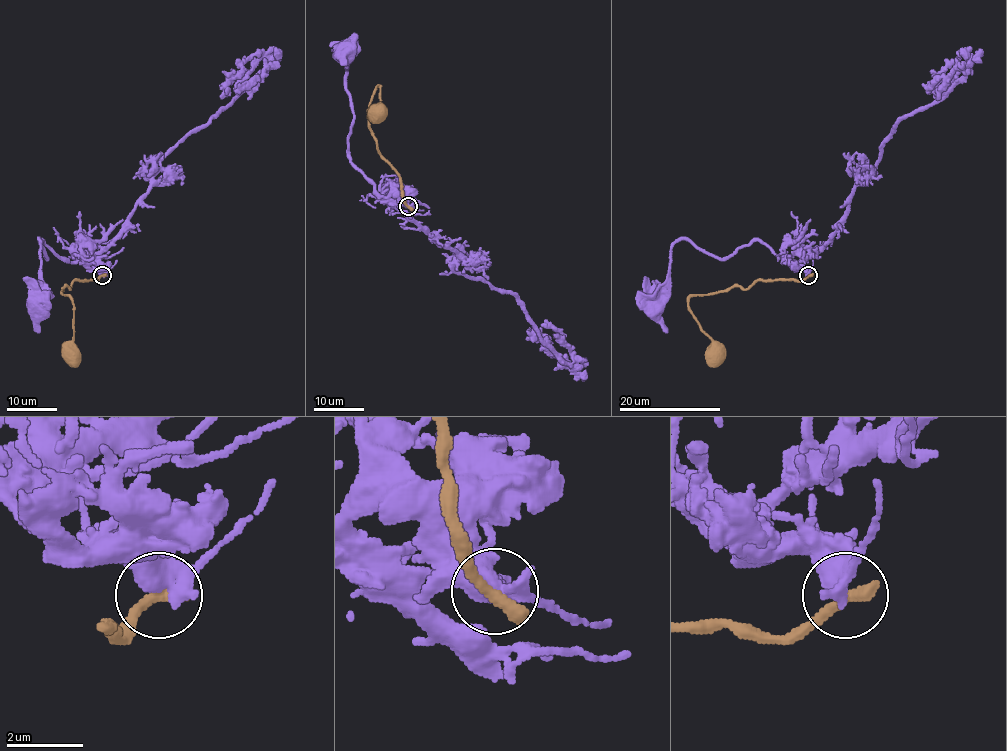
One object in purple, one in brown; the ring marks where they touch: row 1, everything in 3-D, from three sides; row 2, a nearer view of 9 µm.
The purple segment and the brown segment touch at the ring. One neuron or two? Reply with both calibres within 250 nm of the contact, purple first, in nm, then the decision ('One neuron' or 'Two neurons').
Thickness 480 nm (purple) against 440 nm. Two neurons

